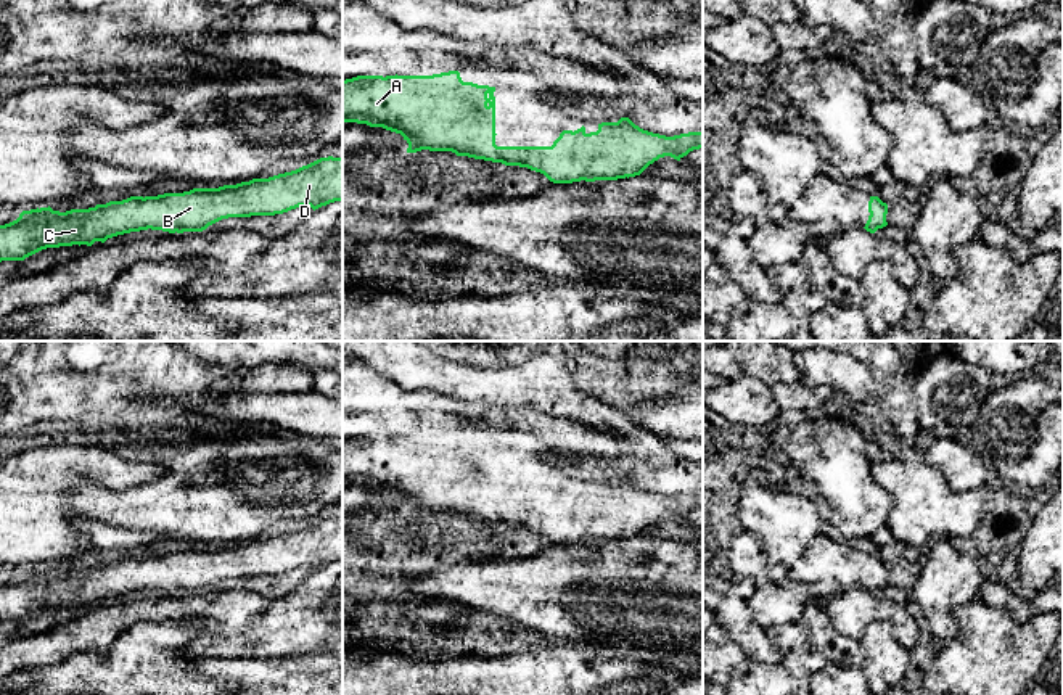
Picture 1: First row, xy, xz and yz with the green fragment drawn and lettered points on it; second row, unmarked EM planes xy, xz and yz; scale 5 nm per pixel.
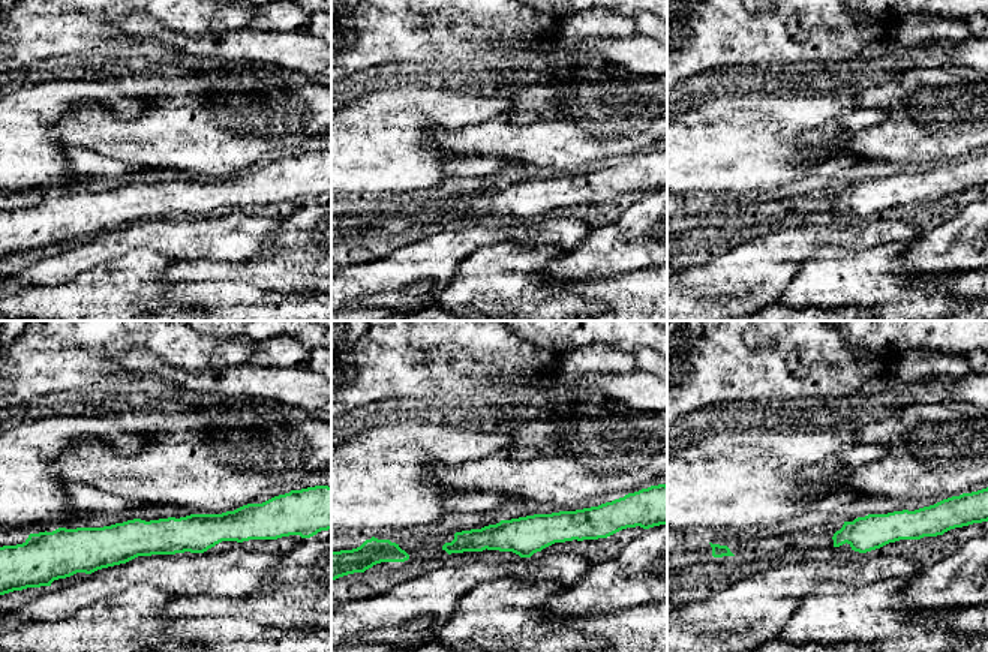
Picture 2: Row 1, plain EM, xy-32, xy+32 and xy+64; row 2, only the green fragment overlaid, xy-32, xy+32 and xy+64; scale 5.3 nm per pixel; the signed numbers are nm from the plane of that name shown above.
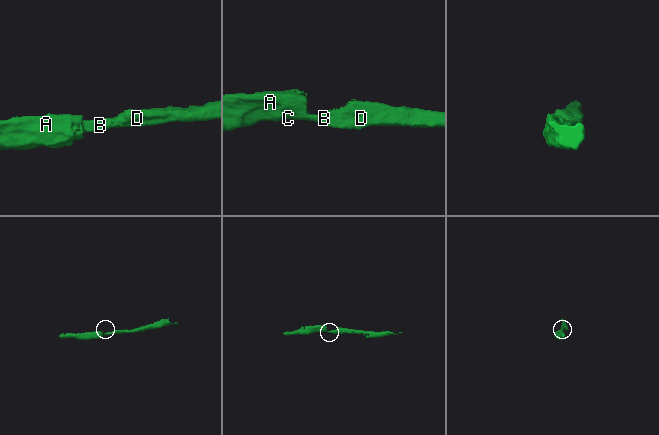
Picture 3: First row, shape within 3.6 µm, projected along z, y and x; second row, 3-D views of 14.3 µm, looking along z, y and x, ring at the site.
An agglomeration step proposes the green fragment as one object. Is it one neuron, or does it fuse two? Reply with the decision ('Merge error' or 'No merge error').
No merge error

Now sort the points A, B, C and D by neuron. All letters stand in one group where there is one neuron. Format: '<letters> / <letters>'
A B C D

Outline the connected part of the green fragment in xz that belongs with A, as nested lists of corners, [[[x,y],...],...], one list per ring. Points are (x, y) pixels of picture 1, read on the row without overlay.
[[[458,431],[433,436],[357,436],[343,441],[343,483],[367,484],[400,494],[408,504],[407,513],[421,510],[452,512],[505,526],[519,526],[544,534],[553,544],[618,541],[640,536],[659,518],[680,521],[703,508],[703,492],[674,497],[653,494],[629,478],[601,483],[597,492],[563,491],[552,507],[495,505],[495,447],[463,442]]]

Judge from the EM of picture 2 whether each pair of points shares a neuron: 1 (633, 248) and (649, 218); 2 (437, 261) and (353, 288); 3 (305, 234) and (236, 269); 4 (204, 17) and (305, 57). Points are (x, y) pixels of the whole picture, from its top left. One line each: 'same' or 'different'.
1: same
2: same
3: same
4: different

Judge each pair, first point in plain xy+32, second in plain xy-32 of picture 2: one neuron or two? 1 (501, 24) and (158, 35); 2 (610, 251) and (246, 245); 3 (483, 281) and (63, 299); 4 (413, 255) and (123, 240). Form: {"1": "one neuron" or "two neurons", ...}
{"1": "two neurons", "2": "two neurons", "3": "one neuron", "4": "one neuron"}

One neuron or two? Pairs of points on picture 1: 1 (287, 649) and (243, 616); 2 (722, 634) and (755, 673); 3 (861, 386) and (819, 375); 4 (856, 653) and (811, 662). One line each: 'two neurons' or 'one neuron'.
1: two neurons
2: two neurons
3: one neuron
4: two neurons

